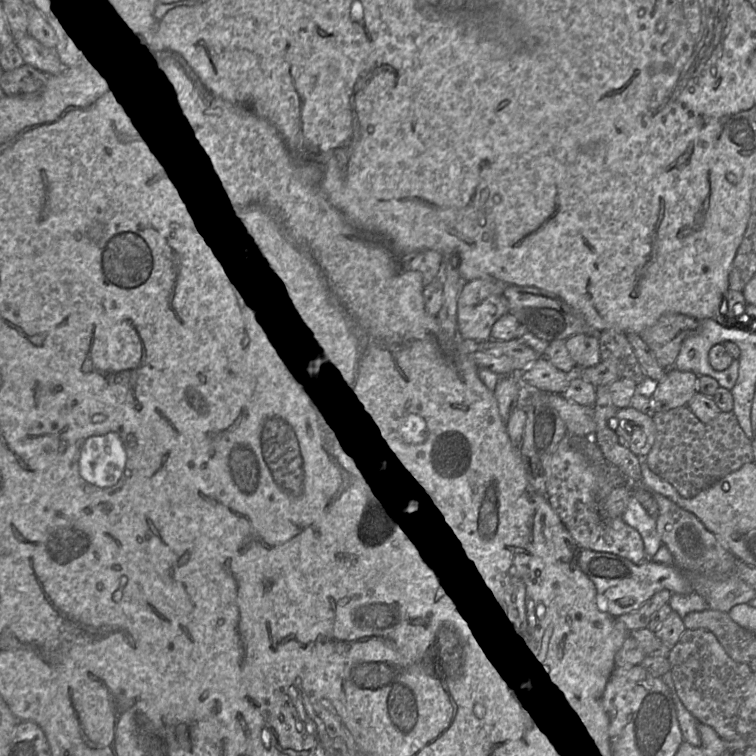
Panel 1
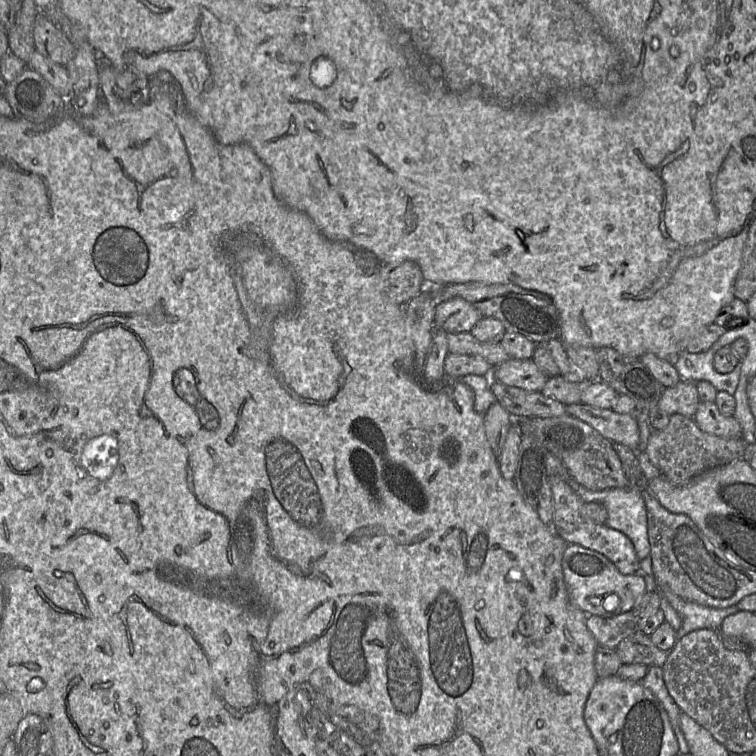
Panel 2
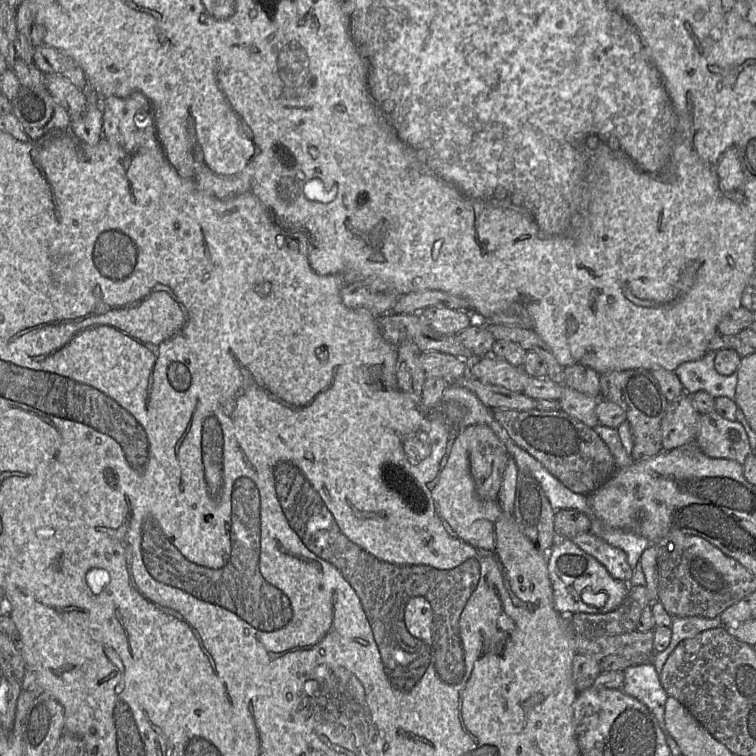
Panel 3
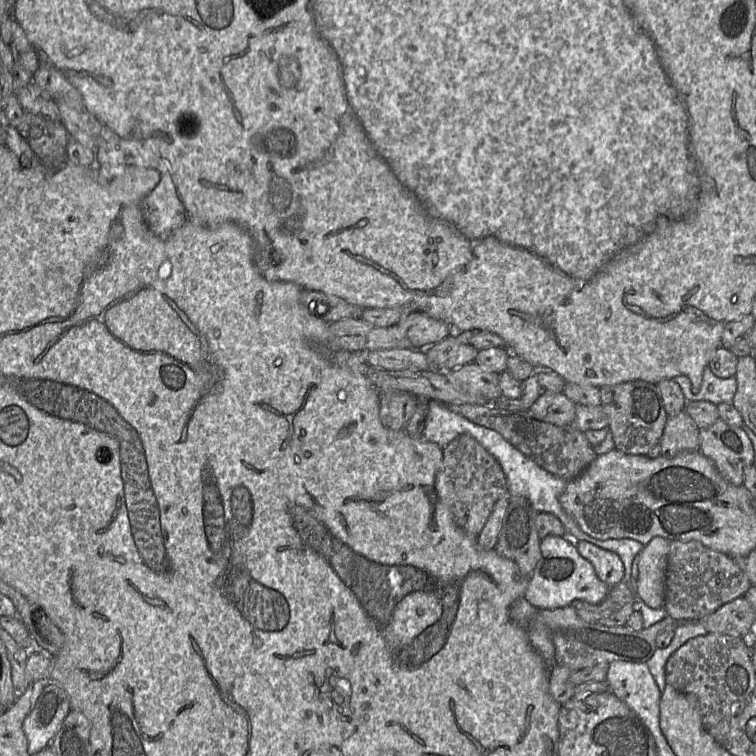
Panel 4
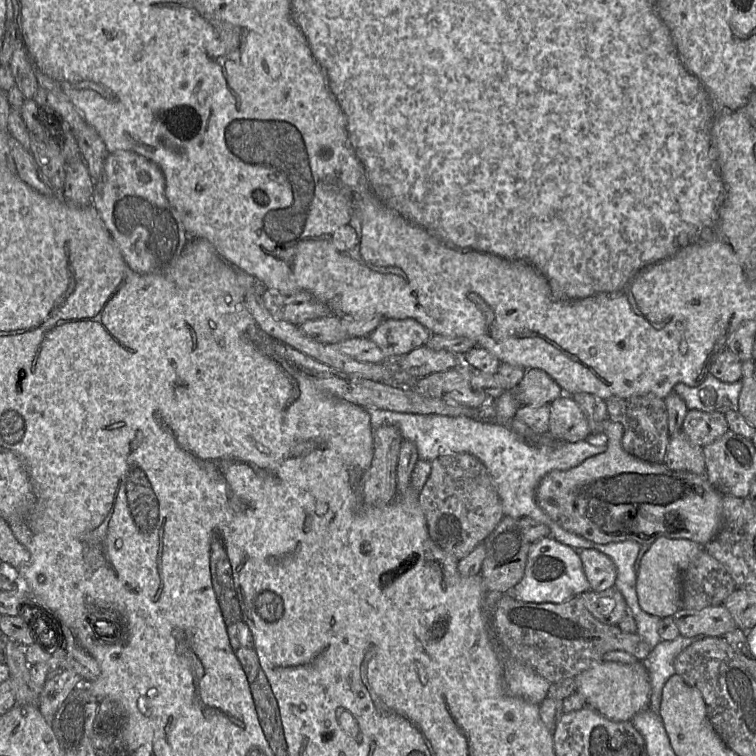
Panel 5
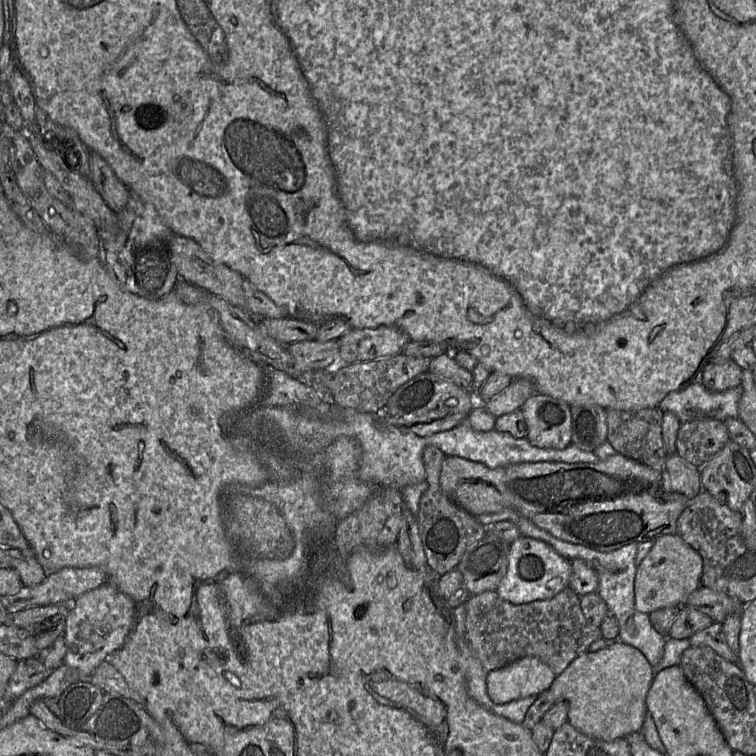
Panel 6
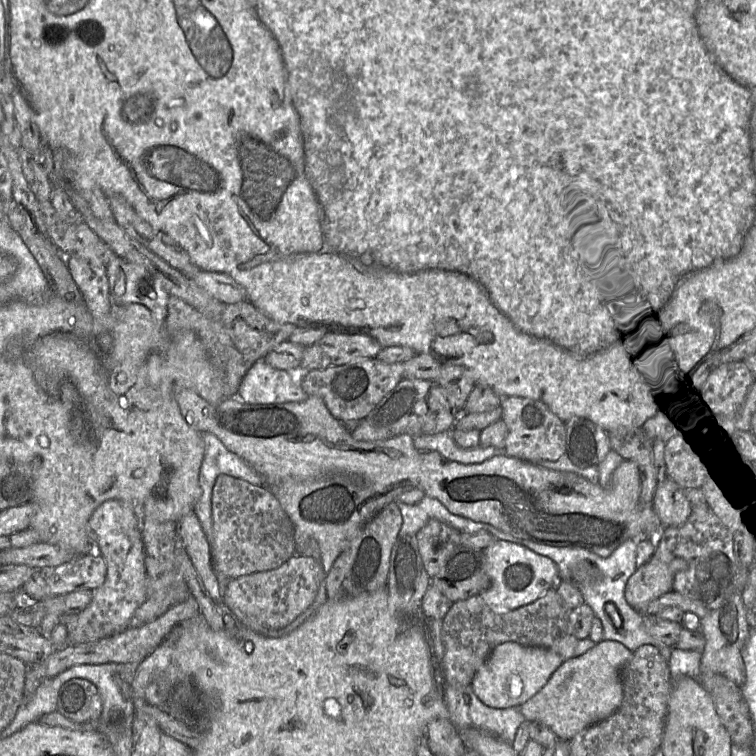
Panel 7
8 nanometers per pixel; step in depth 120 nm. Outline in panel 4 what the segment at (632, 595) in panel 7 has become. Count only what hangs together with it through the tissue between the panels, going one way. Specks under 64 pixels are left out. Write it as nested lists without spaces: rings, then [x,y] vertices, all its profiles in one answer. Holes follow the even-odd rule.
[[[654,537],[641,550],[637,596],[652,609],[664,606],[665,574],[670,542],[665,538]]]

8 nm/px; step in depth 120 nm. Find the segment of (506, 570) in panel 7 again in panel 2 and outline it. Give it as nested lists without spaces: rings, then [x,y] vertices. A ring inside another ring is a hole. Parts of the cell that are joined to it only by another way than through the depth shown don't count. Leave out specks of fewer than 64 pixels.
[[[577,544],[567,545],[563,553],[561,565],[570,603],[586,614],[601,617],[612,617],[622,614],[632,609],[637,600],[647,592],[646,581],[643,576],[636,573],[624,575],[604,555]]]

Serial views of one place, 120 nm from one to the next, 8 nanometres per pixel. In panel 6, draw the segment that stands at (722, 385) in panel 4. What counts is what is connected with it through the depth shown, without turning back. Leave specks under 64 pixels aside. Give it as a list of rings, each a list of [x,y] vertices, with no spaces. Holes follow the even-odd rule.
[[[701,381],[690,384],[685,389],[670,392],[659,404],[662,412],[672,412],[680,422],[711,418],[724,422],[728,418],[738,418],[738,403],[743,389],[739,385],[724,392],[709,392]]]

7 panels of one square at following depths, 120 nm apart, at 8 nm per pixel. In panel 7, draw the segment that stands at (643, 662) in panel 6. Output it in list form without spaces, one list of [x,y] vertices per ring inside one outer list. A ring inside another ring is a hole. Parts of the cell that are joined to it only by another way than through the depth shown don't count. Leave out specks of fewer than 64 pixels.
[[[618,641],[597,643],[586,653],[562,663],[548,682],[519,706],[525,720],[547,725],[559,739],[570,740],[580,731],[611,716],[623,700],[621,668],[633,652]]]

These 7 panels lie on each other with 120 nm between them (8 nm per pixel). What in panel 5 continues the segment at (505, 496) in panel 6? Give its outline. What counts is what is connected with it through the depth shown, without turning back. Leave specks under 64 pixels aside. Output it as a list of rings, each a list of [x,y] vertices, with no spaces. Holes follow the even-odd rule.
[[[606,421],[606,450],[568,470],[553,470],[536,488],[539,507],[564,530],[597,544],[634,541],[646,547],[657,538],[688,539],[700,545],[711,541],[721,528],[722,497],[705,474],[668,468],[664,463],[651,463],[625,452],[621,446],[622,426]]]

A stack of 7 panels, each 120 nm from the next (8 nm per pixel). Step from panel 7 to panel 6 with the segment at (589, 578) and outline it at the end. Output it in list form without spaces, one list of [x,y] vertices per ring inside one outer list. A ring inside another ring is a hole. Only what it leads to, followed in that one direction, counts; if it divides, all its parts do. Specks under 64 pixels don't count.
[[[507,508],[496,513],[483,514],[475,517],[483,526],[491,526],[500,521],[513,522],[518,527],[521,536],[547,543],[559,555],[569,561],[576,558],[584,560],[586,564],[596,572],[598,577],[596,593],[605,601],[608,614],[616,619],[619,628],[625,628],[625,620],[630,618],[630,614],[636,615],[636,609],[634,607],[634,579],[637,571],[635,558],[638,543],[631,543],[611,552],[599,552],[581,545],[560,540],[547,531],[540,529],[513,509]]]

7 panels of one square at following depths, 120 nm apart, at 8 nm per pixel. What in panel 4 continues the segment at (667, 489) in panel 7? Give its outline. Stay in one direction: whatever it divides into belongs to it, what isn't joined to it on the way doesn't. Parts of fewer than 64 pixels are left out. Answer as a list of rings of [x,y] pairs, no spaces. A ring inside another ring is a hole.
[[[685,410],[668,417],[661,438],[663,457],[672,458],[681,452],[697,451],[699,445],[699,428]]]

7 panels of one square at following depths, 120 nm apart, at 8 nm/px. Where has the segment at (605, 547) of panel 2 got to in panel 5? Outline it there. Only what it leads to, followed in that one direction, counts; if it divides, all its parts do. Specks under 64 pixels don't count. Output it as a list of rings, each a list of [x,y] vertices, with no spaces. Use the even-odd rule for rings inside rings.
[[[581,549],[578,554],[592,592],[602,592],[614,586],[616,567],[607,555],[595,549]]]

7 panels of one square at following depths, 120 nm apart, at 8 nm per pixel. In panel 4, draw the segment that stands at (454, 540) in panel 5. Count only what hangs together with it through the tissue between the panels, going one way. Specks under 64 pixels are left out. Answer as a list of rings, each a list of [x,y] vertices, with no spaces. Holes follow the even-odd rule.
[[[461,434],[443,449],[435,490],[449,508],[456,524],[472,538],[481,533],[497,500],[506,494],[507,483],[497,460],[472,436]]]

